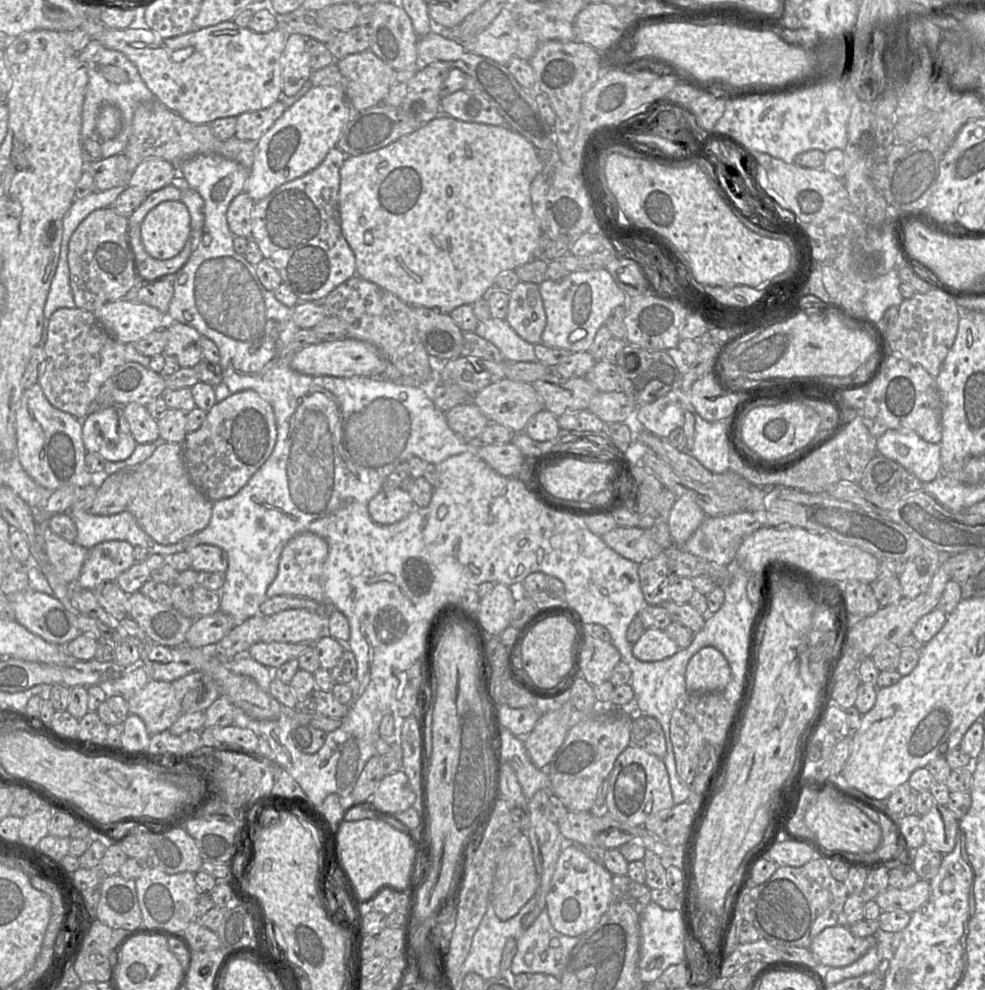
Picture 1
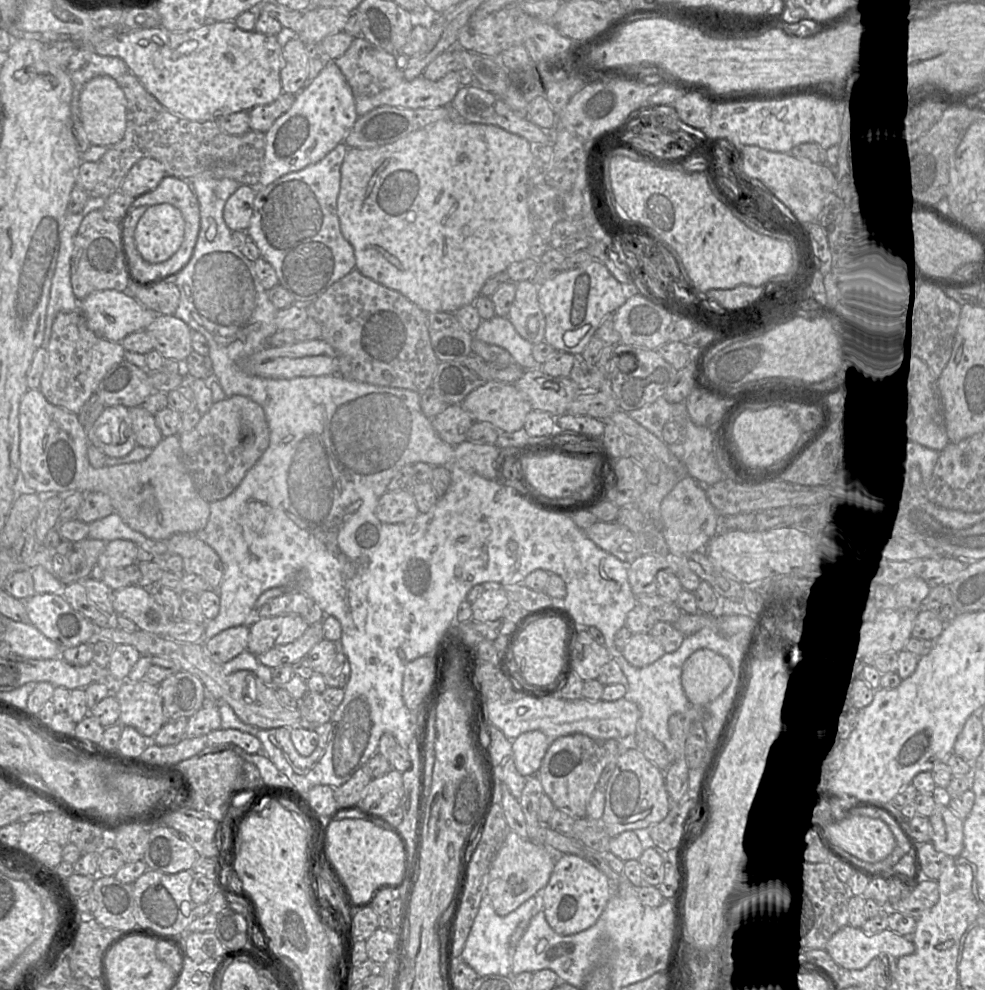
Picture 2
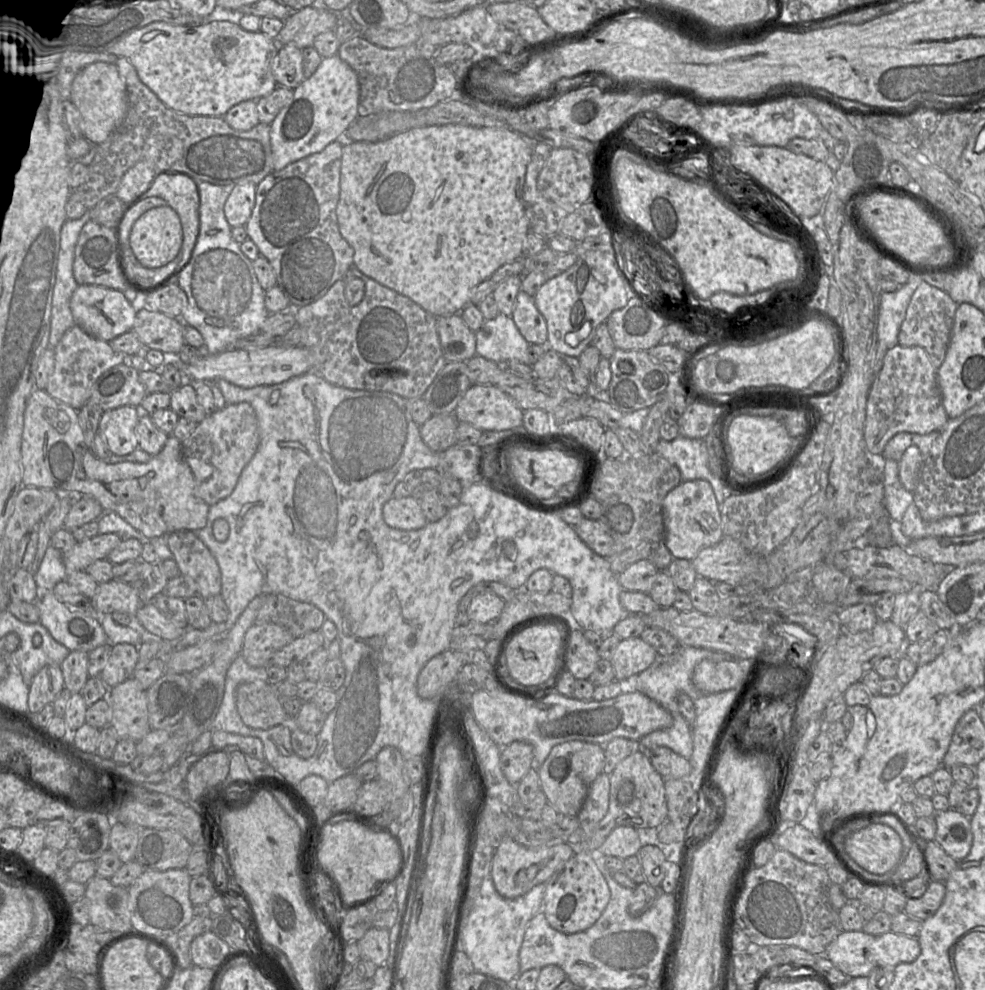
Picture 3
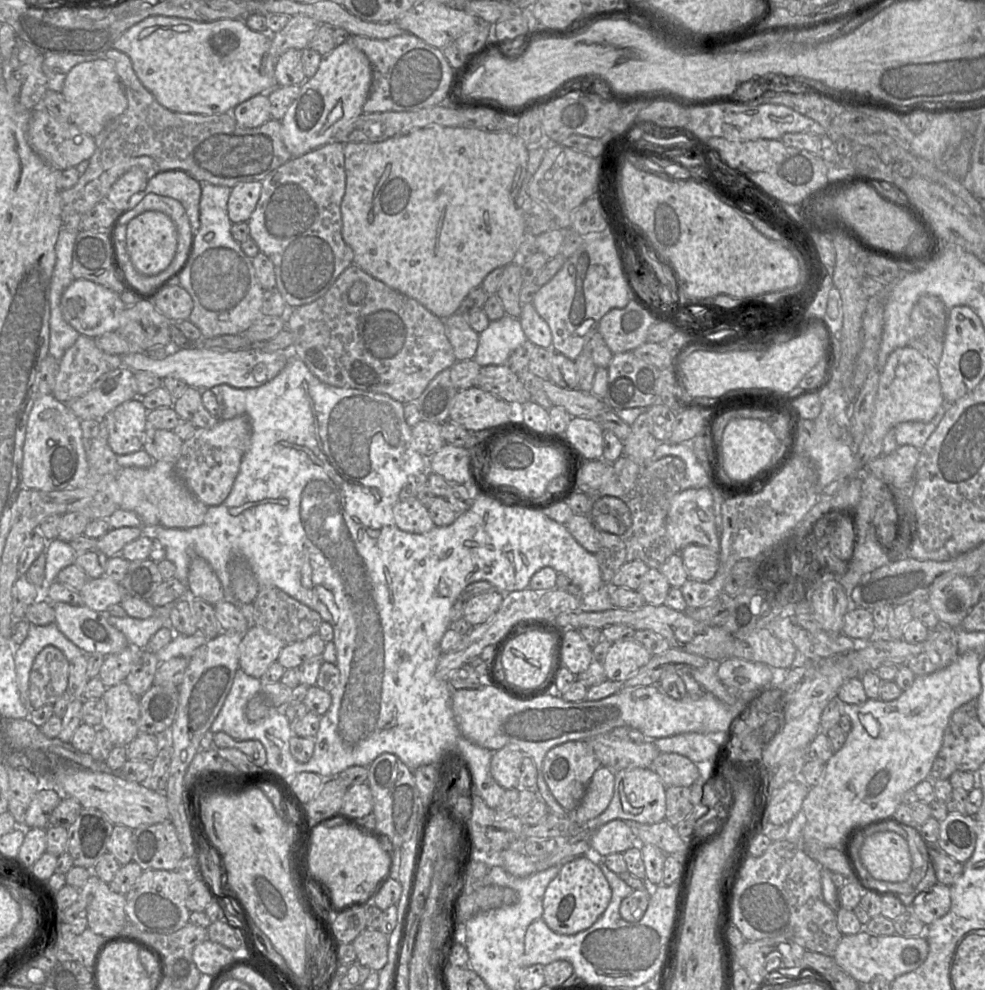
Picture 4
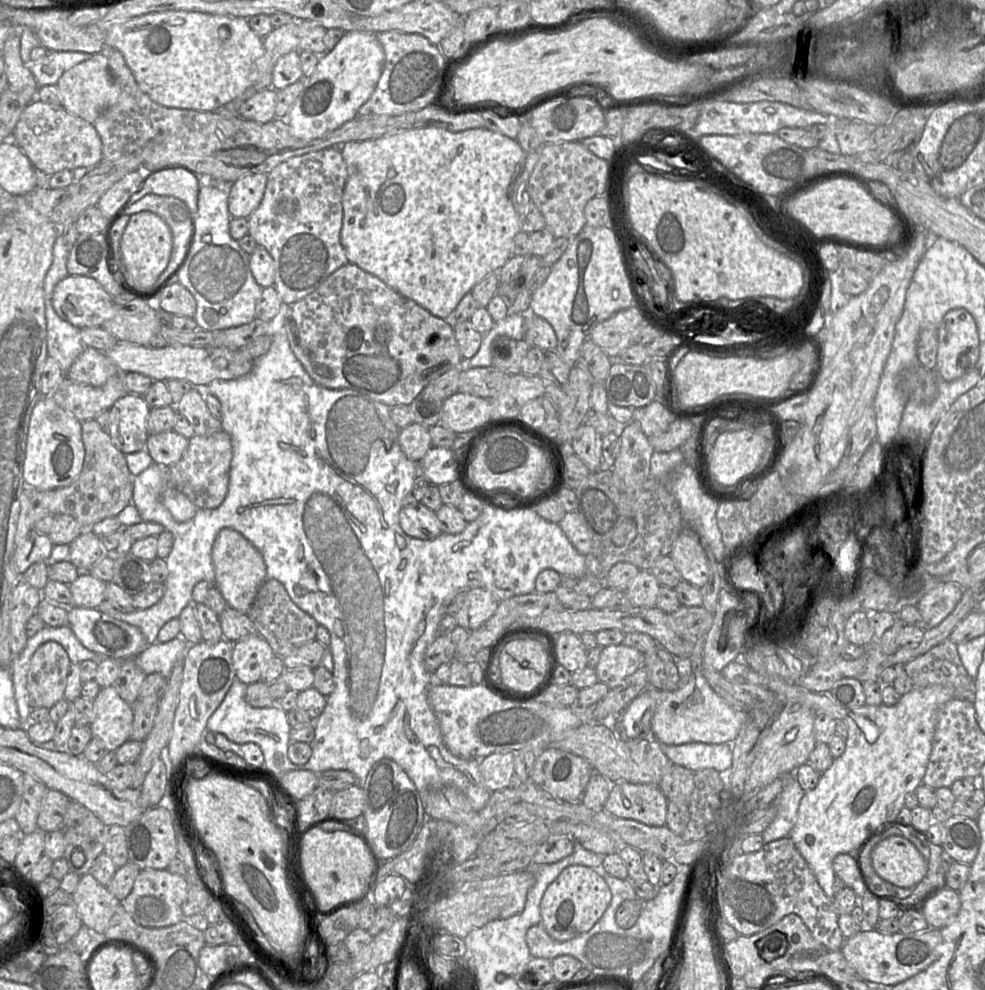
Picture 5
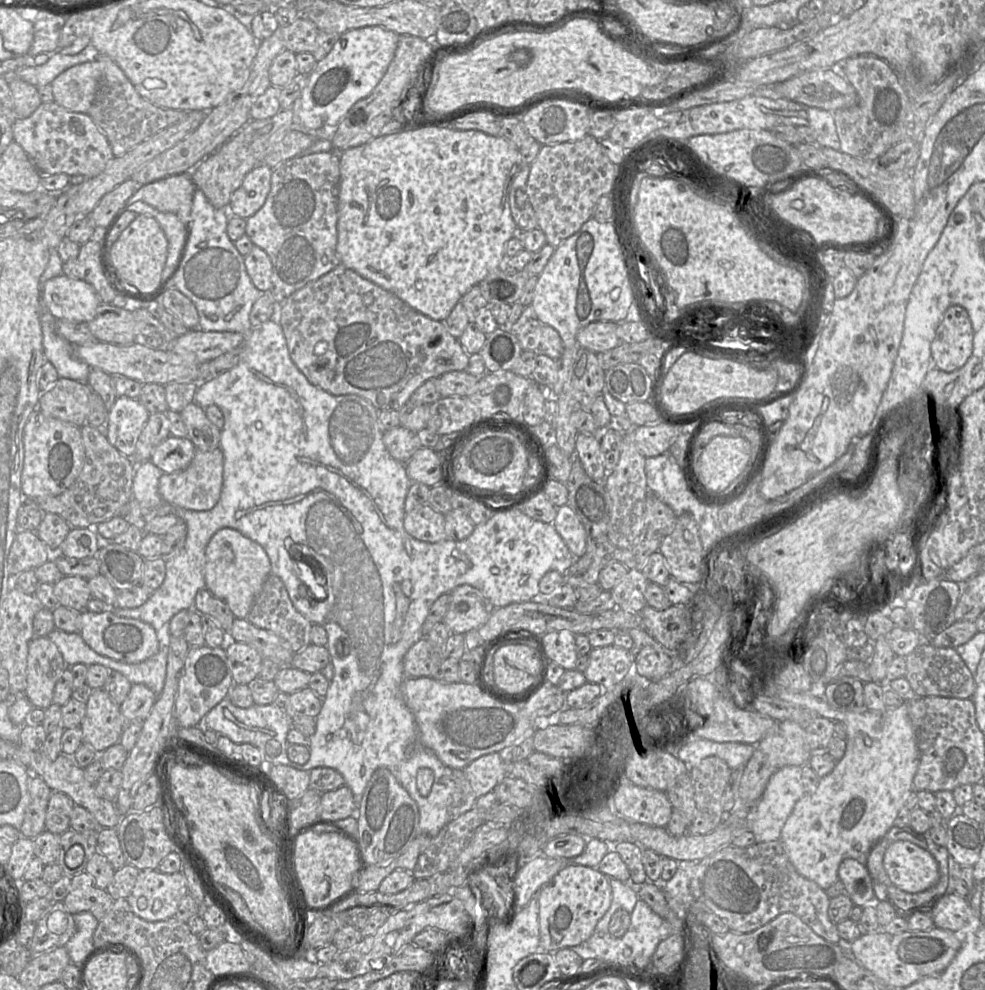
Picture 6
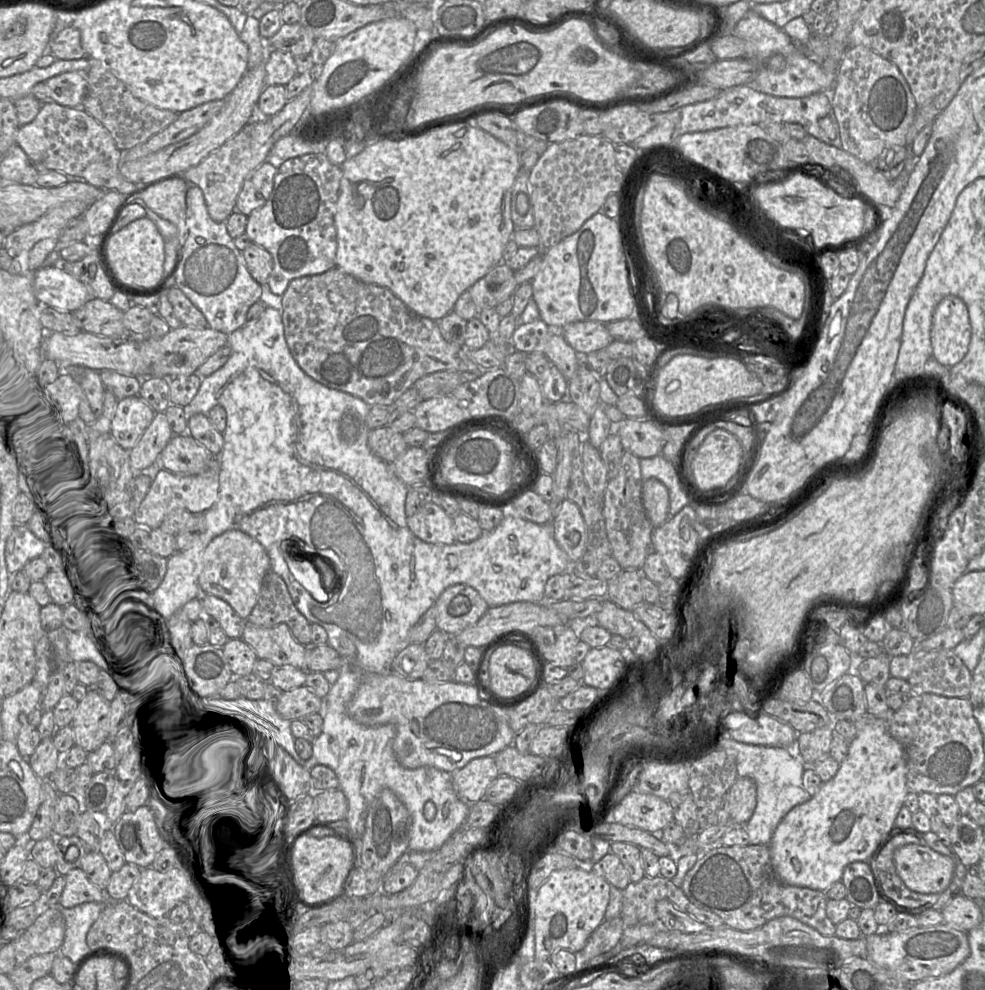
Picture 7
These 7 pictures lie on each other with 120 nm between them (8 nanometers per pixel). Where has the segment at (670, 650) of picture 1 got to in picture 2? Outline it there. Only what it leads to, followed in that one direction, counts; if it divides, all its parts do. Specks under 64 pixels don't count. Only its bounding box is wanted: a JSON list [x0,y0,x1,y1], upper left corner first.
[621,633,666,668]

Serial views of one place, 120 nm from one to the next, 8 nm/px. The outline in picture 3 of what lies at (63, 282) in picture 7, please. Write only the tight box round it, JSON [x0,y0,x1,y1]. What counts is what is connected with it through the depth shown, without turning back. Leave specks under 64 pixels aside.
[70,285,137,342]

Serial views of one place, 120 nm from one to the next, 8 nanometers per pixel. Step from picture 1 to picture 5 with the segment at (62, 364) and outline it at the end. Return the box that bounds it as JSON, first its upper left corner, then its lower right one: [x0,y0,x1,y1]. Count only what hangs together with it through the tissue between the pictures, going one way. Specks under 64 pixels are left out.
[65,347,120,386]

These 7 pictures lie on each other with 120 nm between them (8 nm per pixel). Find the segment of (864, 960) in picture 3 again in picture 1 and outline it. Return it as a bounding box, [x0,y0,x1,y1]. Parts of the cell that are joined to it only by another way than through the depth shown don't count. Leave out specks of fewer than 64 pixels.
[809,925,876,970]

